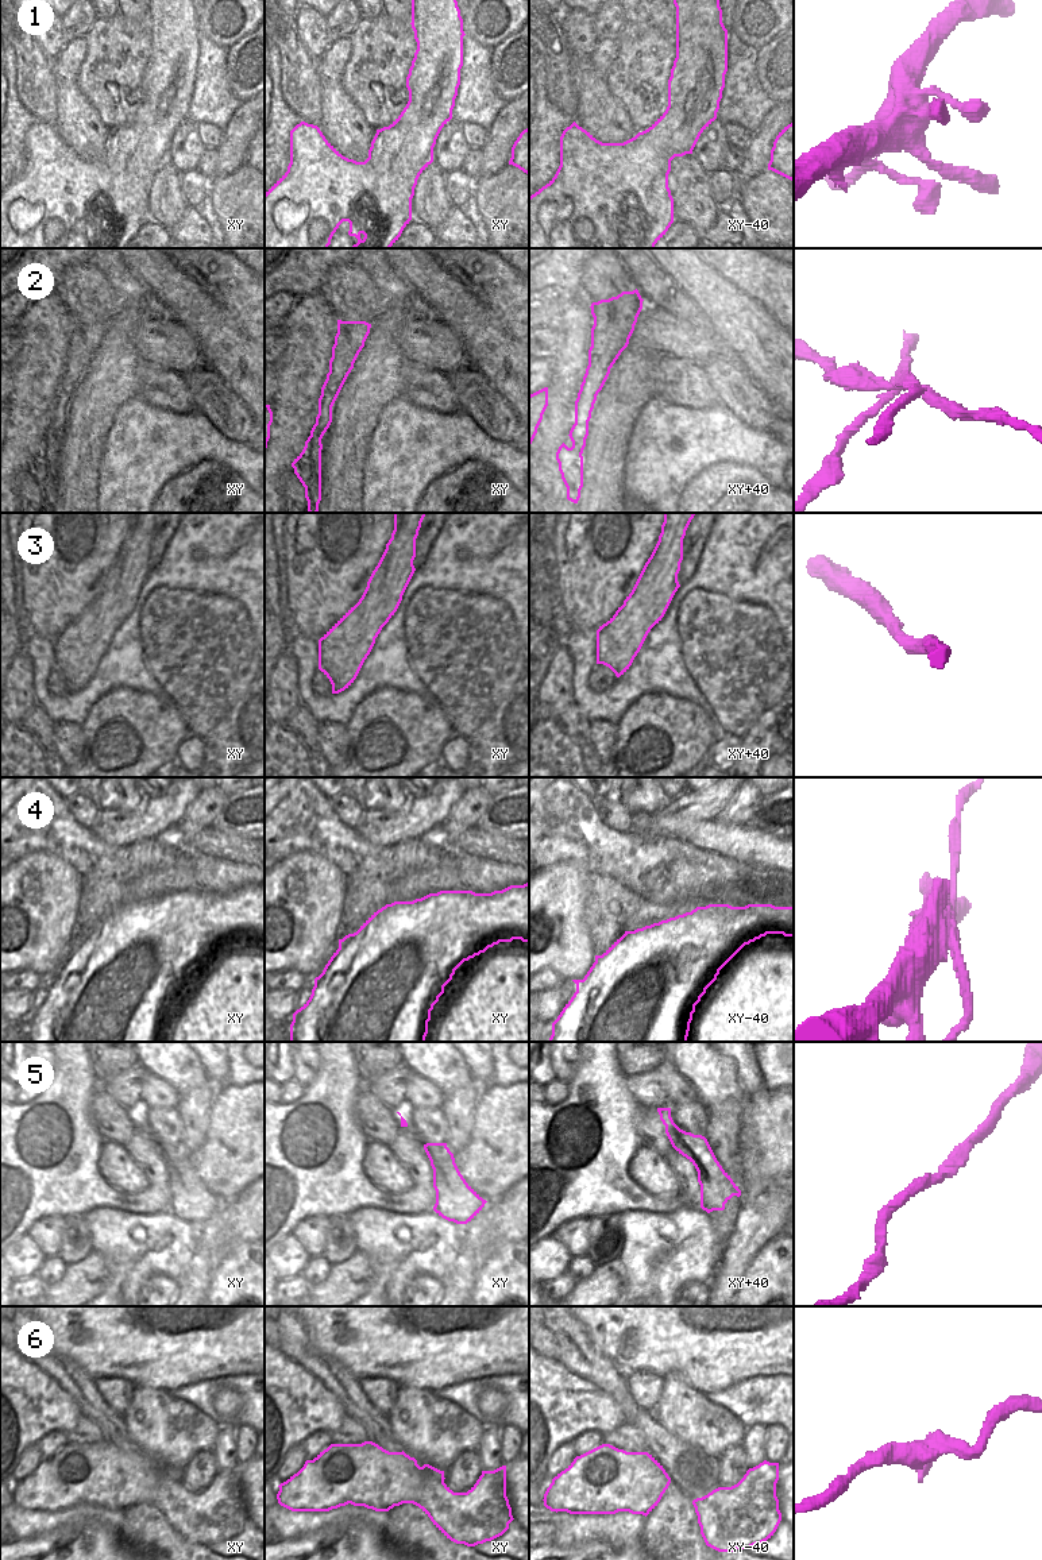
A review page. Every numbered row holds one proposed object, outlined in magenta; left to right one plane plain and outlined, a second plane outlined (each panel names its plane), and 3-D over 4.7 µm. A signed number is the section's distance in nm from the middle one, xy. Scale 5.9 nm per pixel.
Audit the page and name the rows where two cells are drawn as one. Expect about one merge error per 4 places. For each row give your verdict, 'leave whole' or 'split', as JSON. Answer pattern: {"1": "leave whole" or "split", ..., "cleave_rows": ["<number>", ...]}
{"1": "leave whole", "2": "split", "3": "leave whole", "4": "split", "5": "leave whole", "6": "leave whole", "cleave_rows": ["2", "4"]}

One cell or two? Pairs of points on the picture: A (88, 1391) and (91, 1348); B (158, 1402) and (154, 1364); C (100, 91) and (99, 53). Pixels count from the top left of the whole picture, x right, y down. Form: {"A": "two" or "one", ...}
{"A": "two", "B": "two", "C": "one"}

